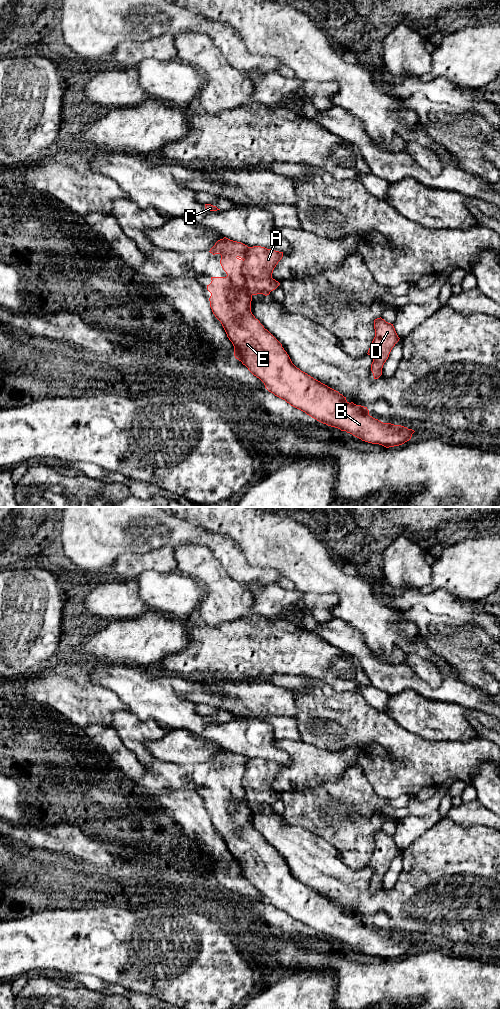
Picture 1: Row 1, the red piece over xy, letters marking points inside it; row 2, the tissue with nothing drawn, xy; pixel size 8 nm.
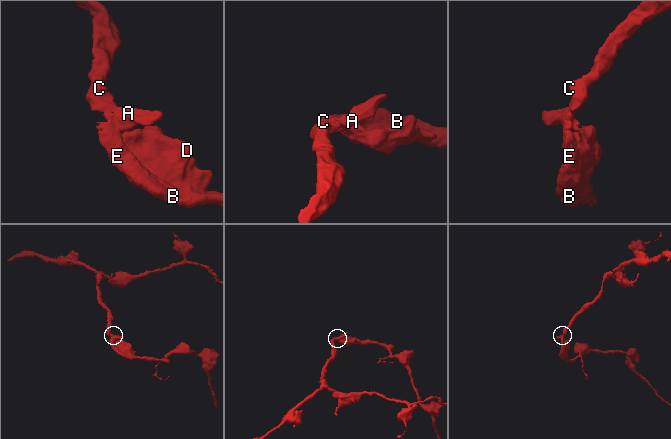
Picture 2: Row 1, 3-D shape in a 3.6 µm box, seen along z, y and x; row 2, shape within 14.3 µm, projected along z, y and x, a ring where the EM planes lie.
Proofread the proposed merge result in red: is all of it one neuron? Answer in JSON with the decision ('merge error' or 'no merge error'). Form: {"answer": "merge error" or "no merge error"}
{"answer": "merge error"}

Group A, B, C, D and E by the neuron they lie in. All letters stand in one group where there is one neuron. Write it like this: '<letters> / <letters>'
A / B C D E

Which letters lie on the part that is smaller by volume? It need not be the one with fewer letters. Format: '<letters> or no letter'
A

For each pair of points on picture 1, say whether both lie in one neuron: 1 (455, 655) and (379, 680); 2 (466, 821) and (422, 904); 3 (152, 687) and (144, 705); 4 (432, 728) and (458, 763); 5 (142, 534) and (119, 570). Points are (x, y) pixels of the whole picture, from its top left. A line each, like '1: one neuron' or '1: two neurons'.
1: two neurons
2: two neurons
3: one neuron
4: two neurons
5: two neurons

